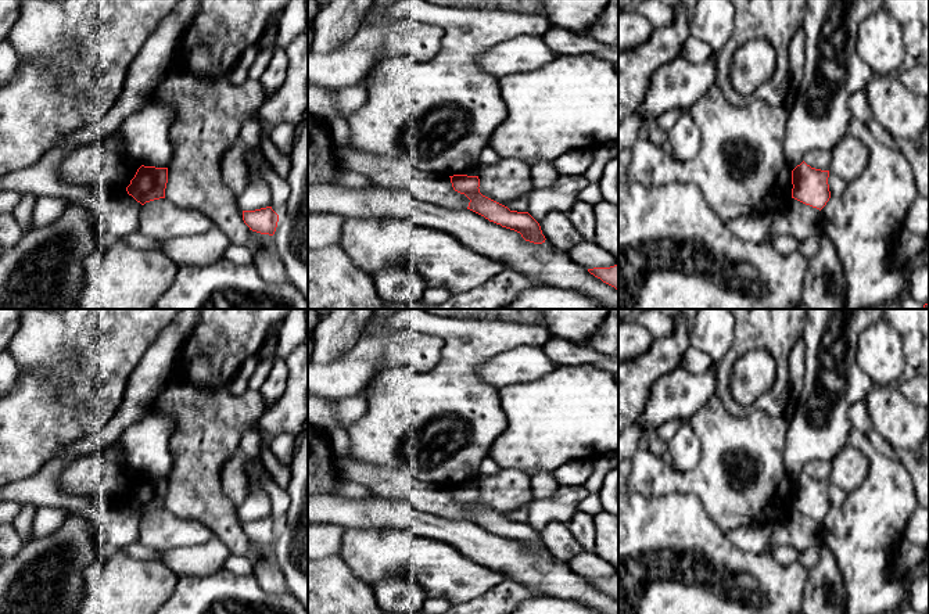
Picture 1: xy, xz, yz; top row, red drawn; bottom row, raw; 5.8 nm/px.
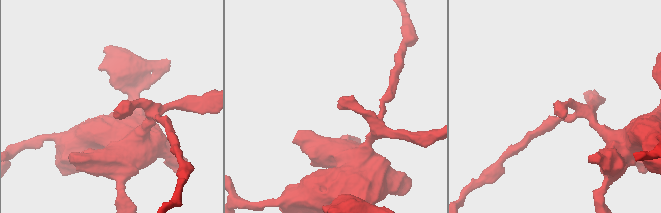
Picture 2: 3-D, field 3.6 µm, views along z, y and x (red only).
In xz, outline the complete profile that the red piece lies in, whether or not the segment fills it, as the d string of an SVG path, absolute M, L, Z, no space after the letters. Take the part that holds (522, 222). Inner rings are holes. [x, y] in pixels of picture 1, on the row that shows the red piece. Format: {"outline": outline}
{"outline": "M453 175L449 176L455 191L464 194L470 202L467 209L484 216L489 222L514 230L526 241L534 244L545 243L539 223L528 212L510 211L507 207L480 193L478 176Z"}

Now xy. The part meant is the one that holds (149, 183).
{"outline": "M141 165L130 184L126 187L129 195L137 202L146 202L165 198L165 188L168 183L168 168L155 168Z"}

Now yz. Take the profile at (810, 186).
{"outline": "M804 161L792 170L792 198L822 209L831 198L829 170L811 168Z"}

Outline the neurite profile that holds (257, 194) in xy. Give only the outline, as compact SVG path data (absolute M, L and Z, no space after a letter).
M250 170L245 190L238 195L237 205L241 211L255 211L270 207L272 193L266 180Z

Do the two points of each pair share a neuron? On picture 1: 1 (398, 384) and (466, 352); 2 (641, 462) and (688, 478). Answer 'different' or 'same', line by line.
1: same
2: same

